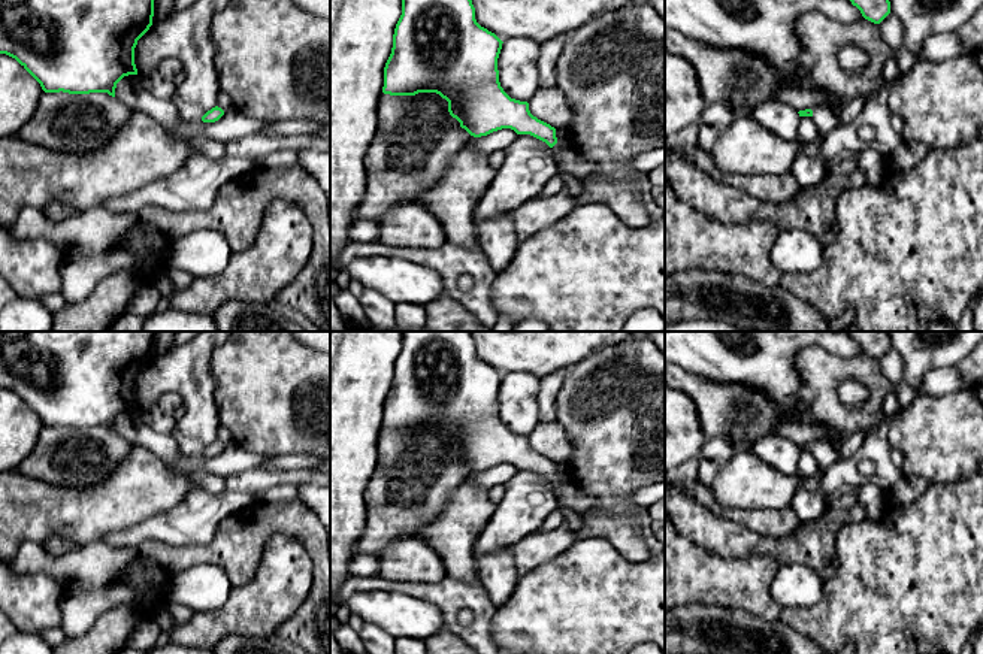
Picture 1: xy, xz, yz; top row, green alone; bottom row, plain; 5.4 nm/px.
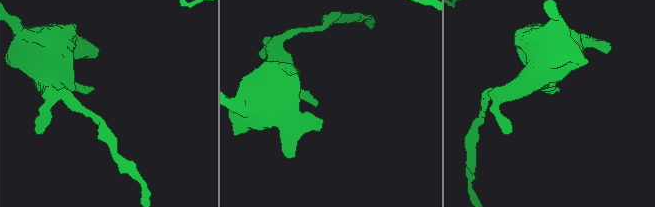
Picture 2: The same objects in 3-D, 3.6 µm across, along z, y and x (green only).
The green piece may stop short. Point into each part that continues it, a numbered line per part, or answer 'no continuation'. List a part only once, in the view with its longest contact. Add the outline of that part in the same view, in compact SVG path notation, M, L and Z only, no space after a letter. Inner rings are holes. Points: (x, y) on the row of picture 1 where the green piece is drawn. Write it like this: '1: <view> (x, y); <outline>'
1: yz (825, 118); M828 106L813 108L811 110L811 119L814 121L819 133L828 134L841 124L841 116Z

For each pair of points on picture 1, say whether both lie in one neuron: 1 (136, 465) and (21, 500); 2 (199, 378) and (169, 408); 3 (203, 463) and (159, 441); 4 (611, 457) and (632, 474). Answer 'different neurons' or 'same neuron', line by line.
1: same neuron
2: different neurons
3: same neuron
4: same neuron

